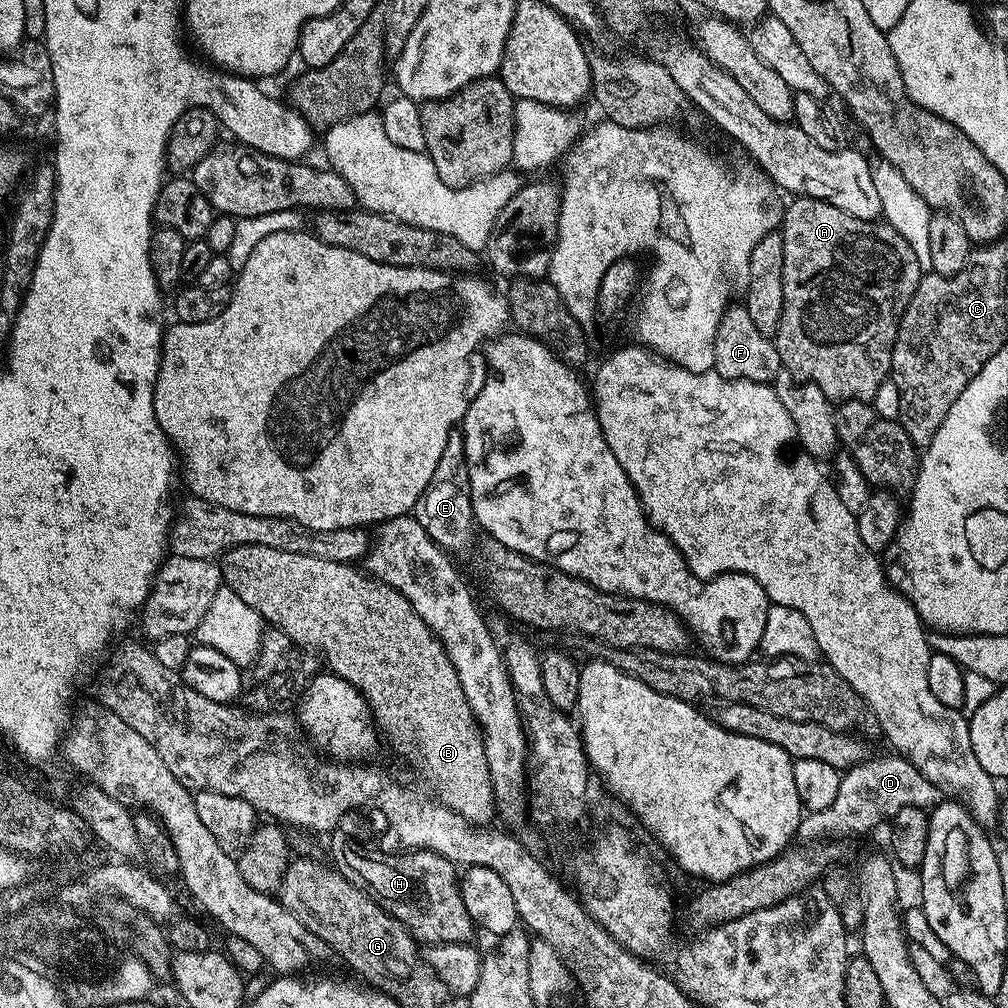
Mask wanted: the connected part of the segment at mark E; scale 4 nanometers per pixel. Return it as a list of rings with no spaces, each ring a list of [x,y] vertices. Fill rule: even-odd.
[[[457,426],[450,430],[450,438],[446,438],[442,458],[434,469],[434,478],[430,478],[430,486],[426,486],[422,498],[416,504],[414,515],[422,530],[426,530],[428,537],[445,552],[457,554],[456,552],[471,550],[472,539],[478,533],[478,525],[472,509],[470,470],[466,462],[463,427]]]

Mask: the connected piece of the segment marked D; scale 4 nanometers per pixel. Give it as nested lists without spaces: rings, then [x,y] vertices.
[[[899,754],[887,755],[876,758],[870,756],[867,760],[863,760],[862,763],[847,769],[840,777],[838,795],[834,798],[833,805],[828,806],[826,810],[810,812],[801,817],[796,835],[797,839],[805,844],[829,838],[844,838],[840,836],[850,834],[862,834],[882,823],[885,825],[888,821],[891,821],[900,808],[914,806],[930,810],[940,805],[946,798],[944,789],[938,787],[936,783],[930,783],[929,779],[917,767],[913,766],[909,760]]]

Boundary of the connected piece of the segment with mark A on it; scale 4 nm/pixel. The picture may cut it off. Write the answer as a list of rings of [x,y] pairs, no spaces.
[[[798,196],[791,201],[793,204],[783,209],[780,236],[784,240],[782,254],[782,322],[778,326],[774,337],[776,349],[780,355],[780,363],[791,372],[797,380],[809,380],[826,394],[830,402],[857,400],[860,396],[867,396],[871,402],[875,398],[878,388],[884,380],[889,379],[891,373],[891,356],[888,354],[888,344],[880,344],[880,340],[888,340],[884,332],[892,332],[892,324],[888,324],[888,312],[880,312],[884,308],[884,300],[892,296],[892,292],[876,292],[876,284],[914,284],[919,286],[922,269],[918,258],[914,258],[914,250],[910,250],[905,238],[887,222],[880,220],[863,220],[846,214],[846,210],[838,210],[838,206],[830,206],[825,200],[815,200],[809,196]]]

